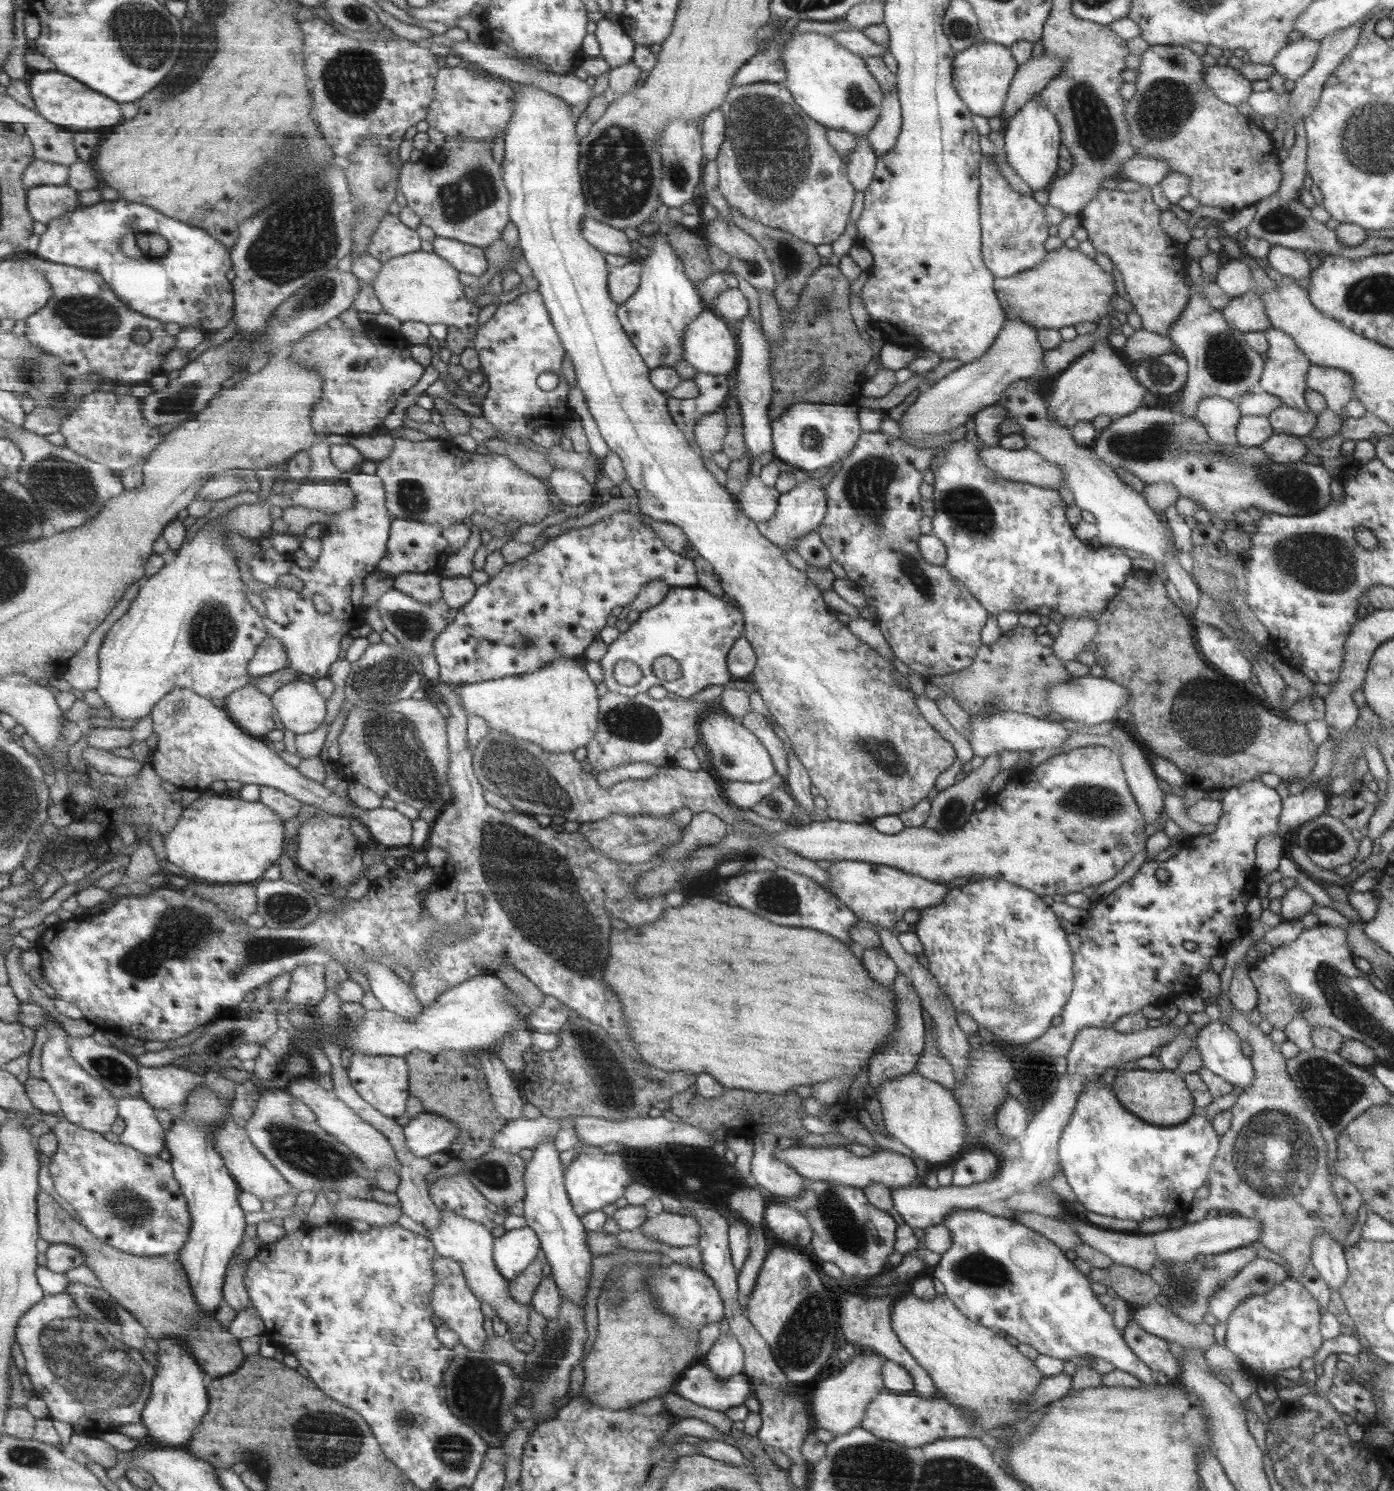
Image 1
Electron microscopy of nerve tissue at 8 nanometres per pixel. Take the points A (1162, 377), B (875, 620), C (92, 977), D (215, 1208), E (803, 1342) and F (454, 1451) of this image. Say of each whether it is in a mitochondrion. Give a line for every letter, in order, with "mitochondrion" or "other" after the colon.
A: mitochondrion
B: other
C: other
D: other
E: mitochondrion
F: mitochondrion

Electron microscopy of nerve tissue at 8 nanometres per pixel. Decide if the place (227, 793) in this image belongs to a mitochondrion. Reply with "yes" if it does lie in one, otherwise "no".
no

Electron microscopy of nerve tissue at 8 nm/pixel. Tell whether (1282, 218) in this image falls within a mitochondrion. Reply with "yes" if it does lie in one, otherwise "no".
yes

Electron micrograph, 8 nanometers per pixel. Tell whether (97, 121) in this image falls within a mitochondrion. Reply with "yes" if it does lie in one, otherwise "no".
no

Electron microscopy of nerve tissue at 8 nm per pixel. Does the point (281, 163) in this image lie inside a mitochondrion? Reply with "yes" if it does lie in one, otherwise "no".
yes

